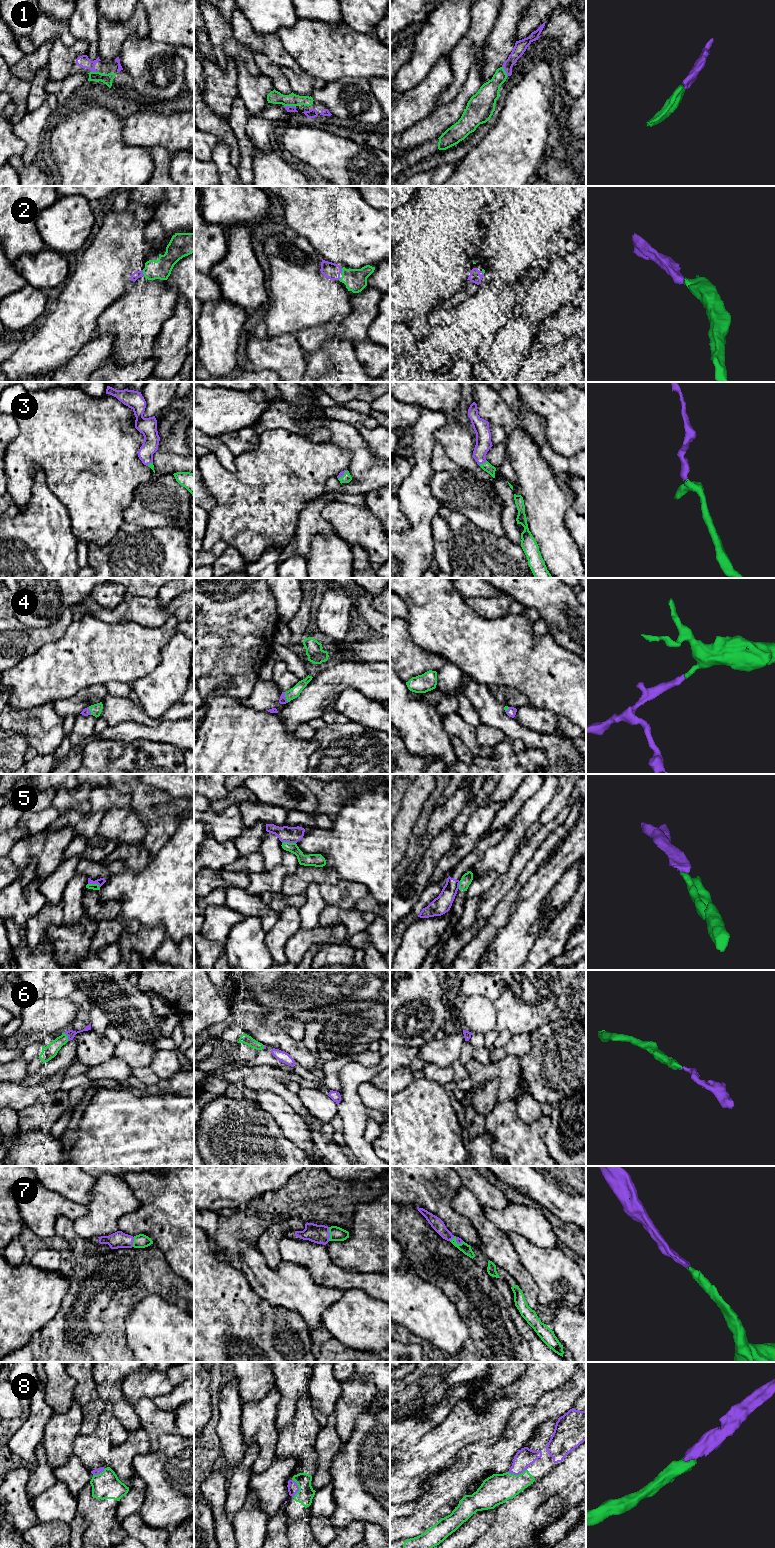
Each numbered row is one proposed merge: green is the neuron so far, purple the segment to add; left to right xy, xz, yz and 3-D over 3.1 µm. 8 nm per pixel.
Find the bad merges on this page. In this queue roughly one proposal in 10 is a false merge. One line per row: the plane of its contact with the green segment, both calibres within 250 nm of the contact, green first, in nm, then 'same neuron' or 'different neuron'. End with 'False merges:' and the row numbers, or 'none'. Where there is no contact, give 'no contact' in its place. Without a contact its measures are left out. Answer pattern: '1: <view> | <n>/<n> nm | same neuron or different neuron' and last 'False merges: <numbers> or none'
1: xz | 110/50 nm | same neuron
2: xy | 160/60 nm | same neuron
3: yz | 70/130 nm | same neuron
4: xz | 90/60 nm | same neuron
5: xz | 100/130 nm | different neuron
6: xy | 110/70 nm | same neuron
7: xz | 110/150 nm | same neuron
8: xz | 130/90 nm | same neuron
False merges: 5

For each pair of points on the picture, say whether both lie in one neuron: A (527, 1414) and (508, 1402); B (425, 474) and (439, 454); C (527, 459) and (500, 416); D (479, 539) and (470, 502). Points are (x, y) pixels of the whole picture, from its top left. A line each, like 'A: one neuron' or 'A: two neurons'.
A: two neurons
B: two neurons
C: two neurons
D: two neurons

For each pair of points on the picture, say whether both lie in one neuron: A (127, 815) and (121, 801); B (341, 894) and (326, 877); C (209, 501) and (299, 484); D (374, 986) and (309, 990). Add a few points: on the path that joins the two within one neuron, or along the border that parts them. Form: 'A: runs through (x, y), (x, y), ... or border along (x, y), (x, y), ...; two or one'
A: border along (129, 804), (123, 807), (111, 807), (106, 812); two
B: border along (339, 880), (333, 884), (318, 884); two
C: border along (204, 482), (214, 498), (214, 506), (209, 511); two
D: runs through (358, 986), (325, 986); one

